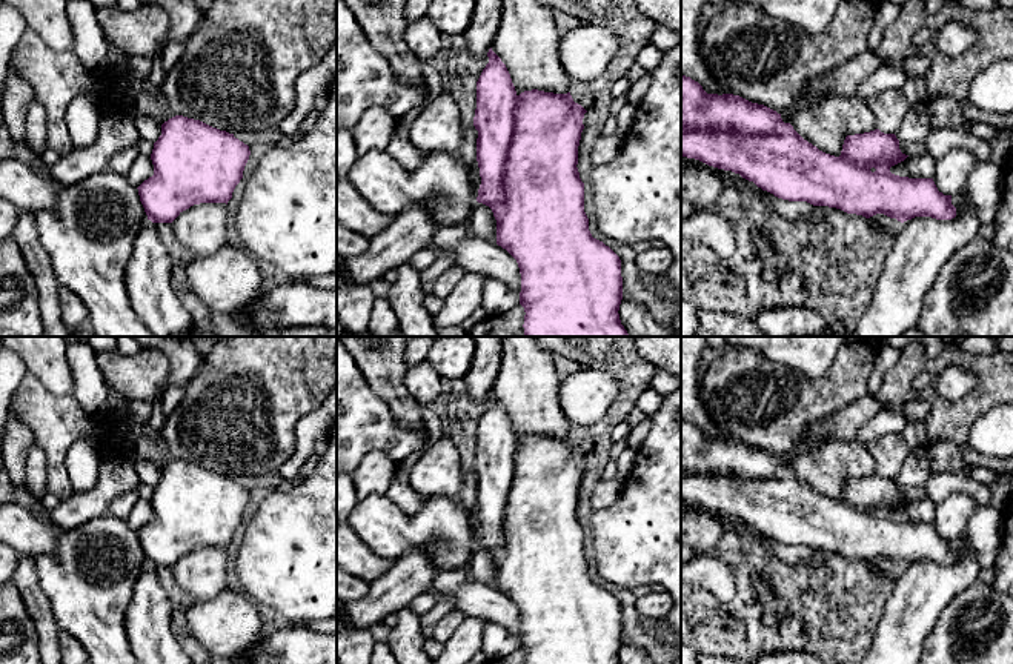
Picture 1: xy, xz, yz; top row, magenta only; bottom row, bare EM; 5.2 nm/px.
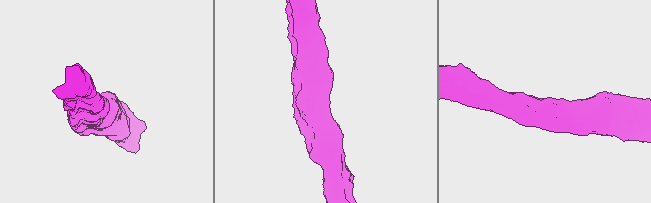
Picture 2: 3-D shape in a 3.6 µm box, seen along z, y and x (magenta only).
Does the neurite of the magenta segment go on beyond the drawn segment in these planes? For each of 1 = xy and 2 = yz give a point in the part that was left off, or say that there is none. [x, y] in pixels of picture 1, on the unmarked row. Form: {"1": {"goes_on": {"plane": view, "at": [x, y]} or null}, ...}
{"1": {"goes_on": null}, "2": {"goes_on": null}}

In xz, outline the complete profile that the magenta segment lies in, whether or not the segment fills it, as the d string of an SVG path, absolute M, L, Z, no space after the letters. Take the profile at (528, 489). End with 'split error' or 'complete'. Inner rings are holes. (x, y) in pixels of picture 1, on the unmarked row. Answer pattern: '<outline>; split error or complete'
M487 397L489 407L477 426L473 470L478 475L477 506L481 529L477 546L489 550L497 564L497 589L518 607L521 618L520 649L524 664L619 664L623 621L619 601L592 581L584 556L584 527L578 516L578 490L587 456L575 447L570 437L553 438L538 433L515 435L501 403Z; complete

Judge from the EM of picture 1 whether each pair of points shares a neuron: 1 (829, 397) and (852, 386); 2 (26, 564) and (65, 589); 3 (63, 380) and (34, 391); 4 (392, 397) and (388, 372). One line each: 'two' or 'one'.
1: one
2: two
3: two
4: one

